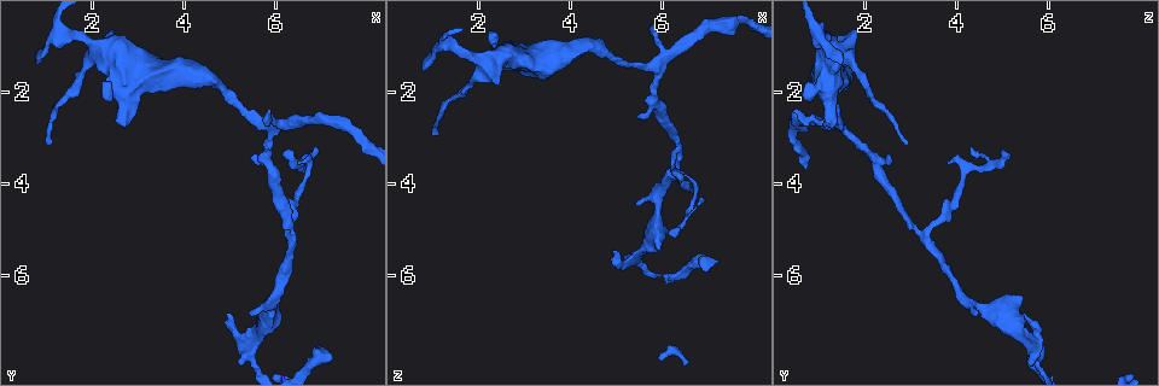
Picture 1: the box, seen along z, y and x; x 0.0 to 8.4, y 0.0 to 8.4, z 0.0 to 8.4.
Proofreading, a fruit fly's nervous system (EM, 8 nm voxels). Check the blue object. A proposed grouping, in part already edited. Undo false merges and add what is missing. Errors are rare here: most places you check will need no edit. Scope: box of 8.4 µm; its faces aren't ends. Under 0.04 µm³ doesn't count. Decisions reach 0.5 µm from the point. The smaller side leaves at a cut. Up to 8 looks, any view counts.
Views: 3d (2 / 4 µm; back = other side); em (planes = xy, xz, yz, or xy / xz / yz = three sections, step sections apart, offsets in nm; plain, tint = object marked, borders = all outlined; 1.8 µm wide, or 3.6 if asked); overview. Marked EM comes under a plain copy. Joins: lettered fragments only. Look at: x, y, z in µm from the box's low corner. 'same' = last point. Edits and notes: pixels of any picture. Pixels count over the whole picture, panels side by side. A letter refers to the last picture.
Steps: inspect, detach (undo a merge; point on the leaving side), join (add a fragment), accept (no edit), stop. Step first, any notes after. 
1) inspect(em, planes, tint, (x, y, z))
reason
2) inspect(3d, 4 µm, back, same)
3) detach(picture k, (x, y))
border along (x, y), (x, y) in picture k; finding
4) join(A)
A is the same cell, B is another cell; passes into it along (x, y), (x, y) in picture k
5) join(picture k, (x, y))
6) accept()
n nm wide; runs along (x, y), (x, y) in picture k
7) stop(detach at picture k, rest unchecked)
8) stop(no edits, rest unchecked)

inspect(3d, 2 µm, (7.00, 7.55, 5.90))
tapers out

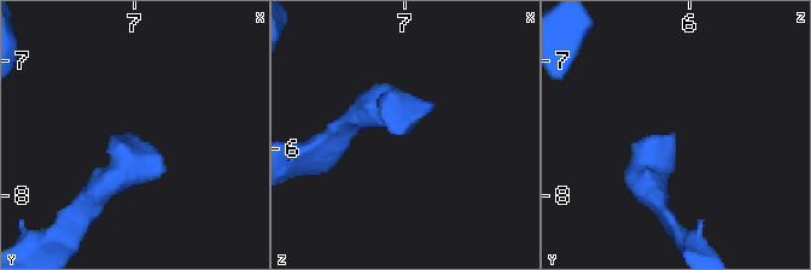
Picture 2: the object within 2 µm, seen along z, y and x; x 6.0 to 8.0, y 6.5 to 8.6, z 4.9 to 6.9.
inspect(em, xy, step 4, tint, (7.00, 7.56, 5.86))

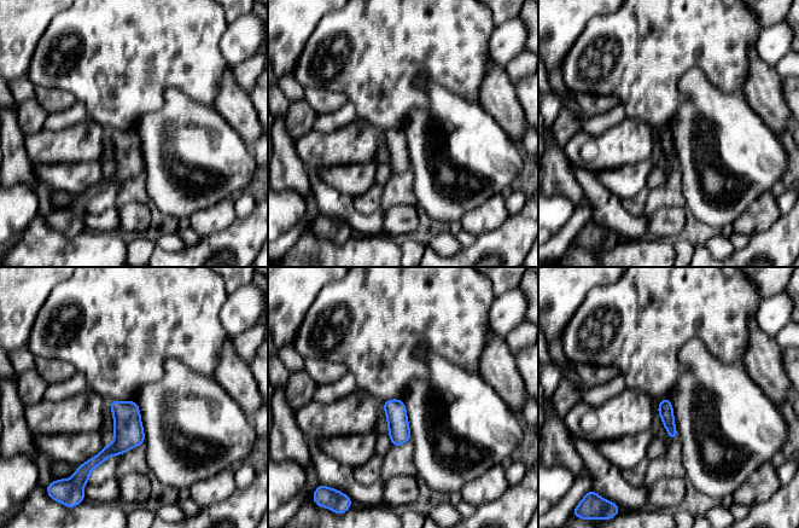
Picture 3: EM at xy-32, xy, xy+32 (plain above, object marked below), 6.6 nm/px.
inspect(em, xy, step 4, borders, same)

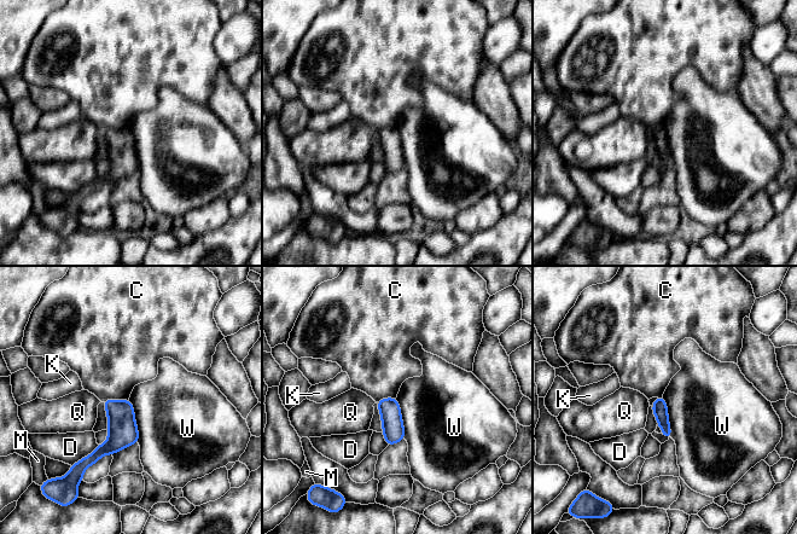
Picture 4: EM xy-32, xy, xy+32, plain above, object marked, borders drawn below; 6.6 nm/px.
accept()
100 nm wide; C, D, K, M, Q and W are other cells; none of them fits

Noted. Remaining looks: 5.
inspect(em, planes, borders, (2.70, 2.75, 1.30))
free end

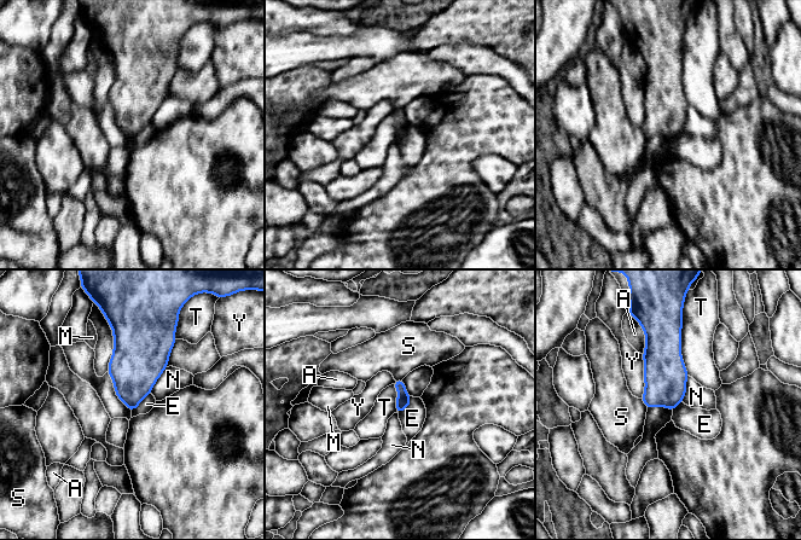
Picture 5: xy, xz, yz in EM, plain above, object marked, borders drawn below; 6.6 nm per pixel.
accept()
A, E, M, N, S, T and Y are other cells; border along (681, 321), (681, 360), (689, 375) in picture 5; no lettered fragment goes on from it

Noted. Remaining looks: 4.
inspect(3d, 2 µm, (0.75, 1.35, 1.50))
thin end

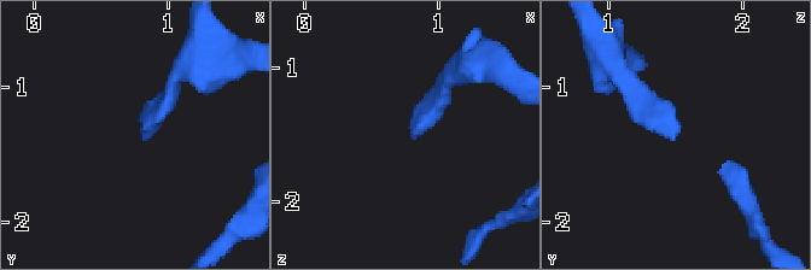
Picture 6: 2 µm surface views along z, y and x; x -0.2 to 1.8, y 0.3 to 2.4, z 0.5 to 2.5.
inspect(em, xz, step 16, borders, (0.80, 1.36, 1.48))

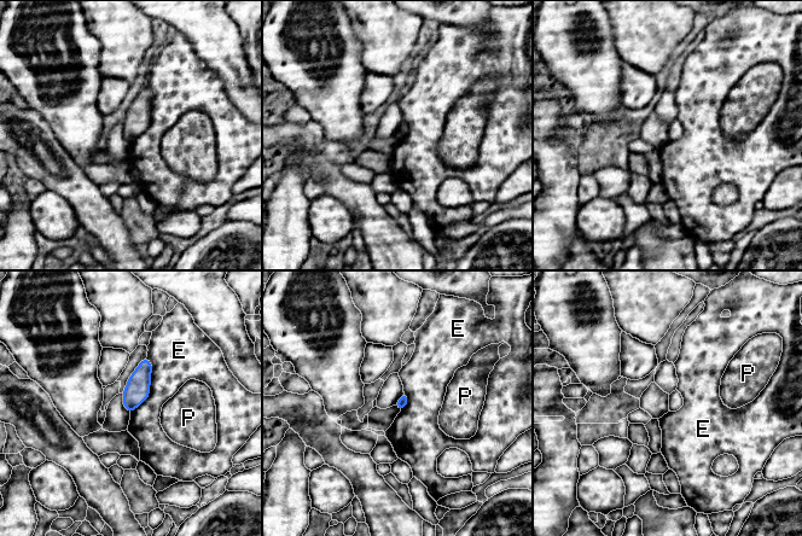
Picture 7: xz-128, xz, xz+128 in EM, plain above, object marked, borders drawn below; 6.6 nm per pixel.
inspect(em, yz, step 4, borders, same)

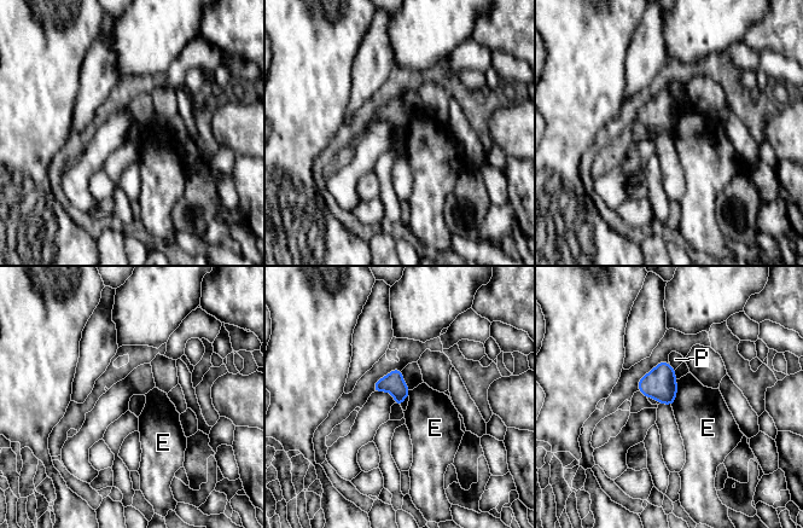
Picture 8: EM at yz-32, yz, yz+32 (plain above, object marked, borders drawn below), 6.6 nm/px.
accept()
140 nm wide; E and P are other cells; no lettered fragment goes on from it

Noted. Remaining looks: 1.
stop(no edits, rest unchecked)

